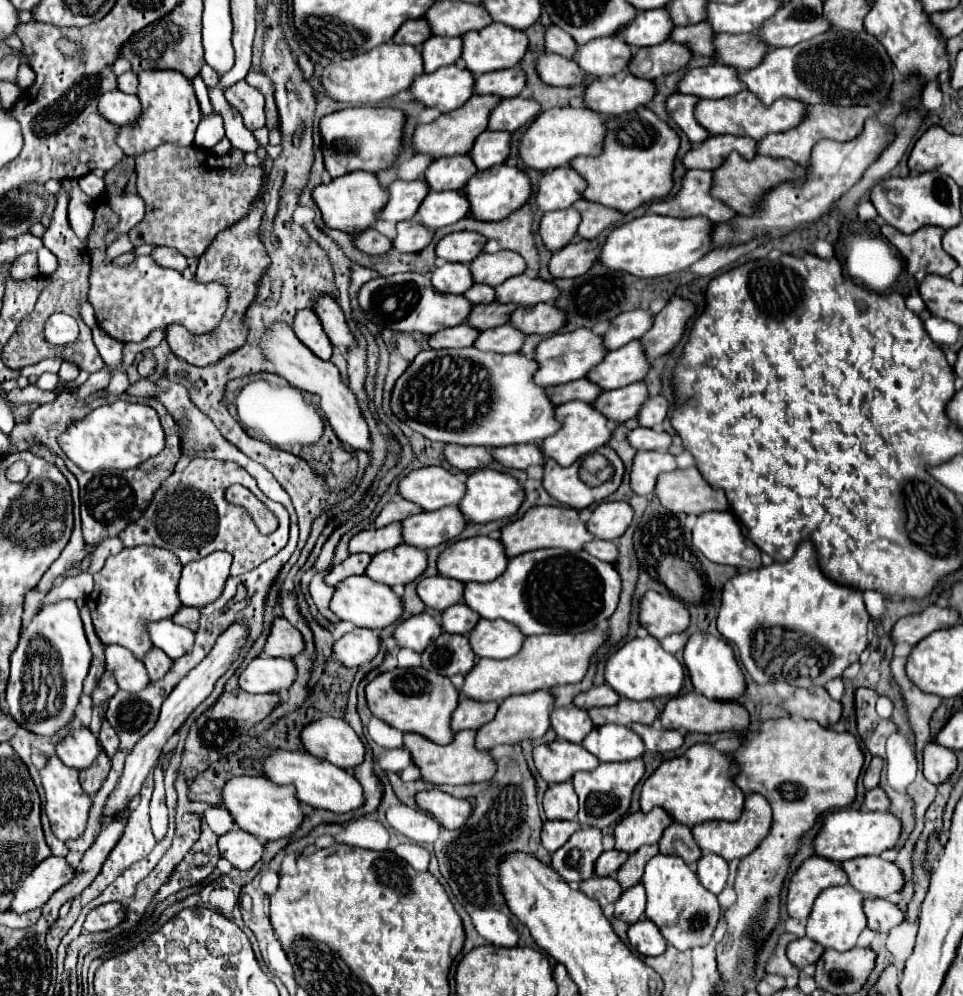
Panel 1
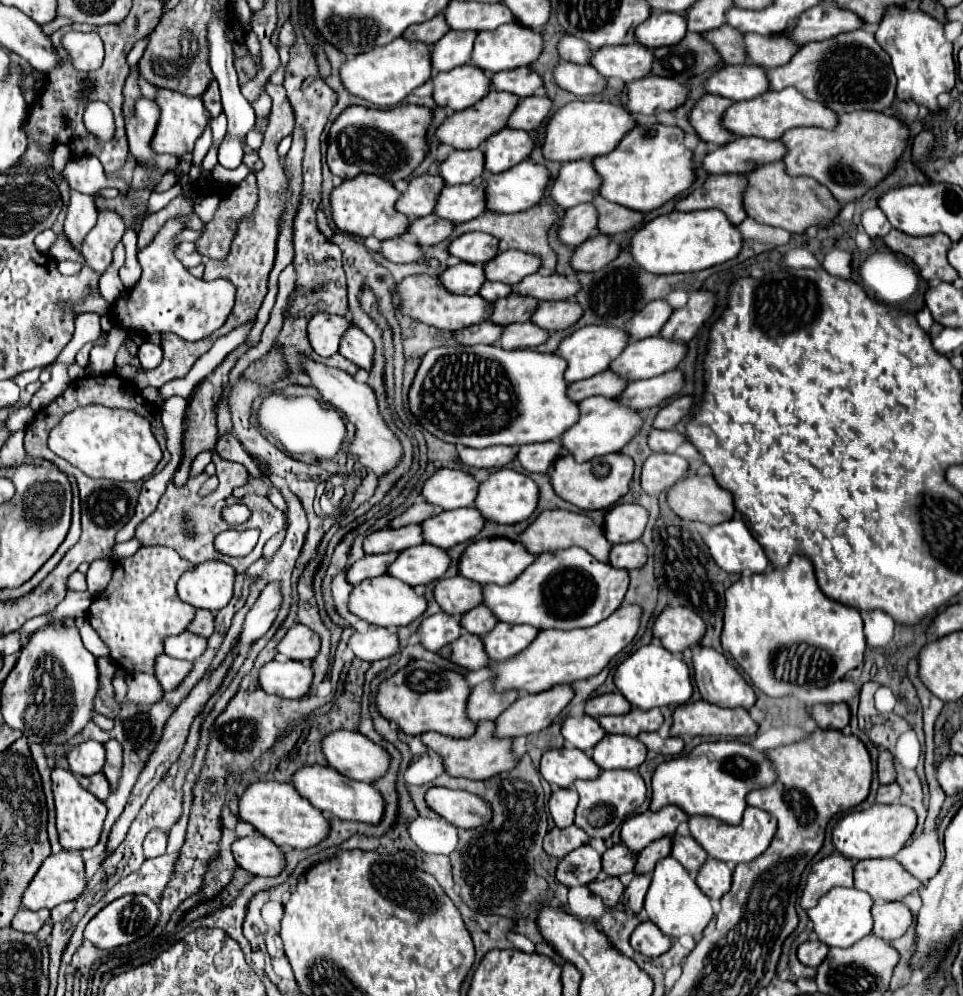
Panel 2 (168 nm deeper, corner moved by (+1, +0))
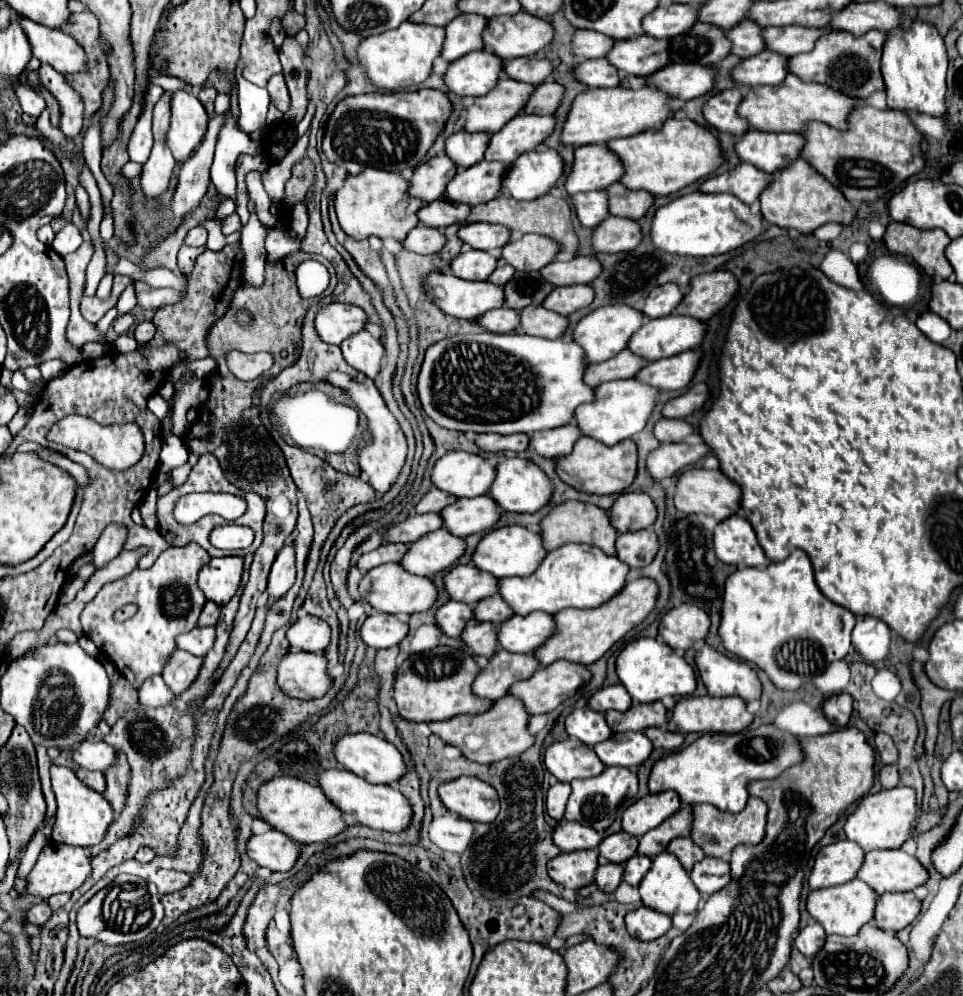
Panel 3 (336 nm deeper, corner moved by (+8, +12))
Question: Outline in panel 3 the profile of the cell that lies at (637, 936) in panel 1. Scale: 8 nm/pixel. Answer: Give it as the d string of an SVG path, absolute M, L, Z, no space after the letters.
M639 907L635 911L629 911L625 917L627 931L631 937L641 941L653 941L661 935L665 935L671 929L671 915L665 915L661 911L655 911L651 907Z

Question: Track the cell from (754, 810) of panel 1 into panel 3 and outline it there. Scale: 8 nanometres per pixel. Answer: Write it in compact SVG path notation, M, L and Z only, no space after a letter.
M751 797L747 801L747 807L741 813L719 811L715 805L709 805L709 803L695 805L691 839L695 841L695 845L699 845L705 851L705 855L727 859L735 845L741 845L741 843L757 845L757 843L761 843L761 839L765 837L765 817L767 817L767 805L757 797Z

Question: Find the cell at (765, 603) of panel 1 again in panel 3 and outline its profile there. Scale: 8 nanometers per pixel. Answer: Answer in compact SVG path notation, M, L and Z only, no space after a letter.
M795 549L785 561L763 569L745 567L727 577L719 635L729 653L763 669L779 689L799 689L851 649L855 615L831 603L817 587L807 553Z

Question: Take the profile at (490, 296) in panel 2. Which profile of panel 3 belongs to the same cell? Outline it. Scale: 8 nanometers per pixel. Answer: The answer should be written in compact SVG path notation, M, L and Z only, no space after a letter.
M501 263L501 265L493 271L493 275L489 277L489 281L495 283L495 285L505 285L513 275L515 275L515 267L509 265L509 263Z

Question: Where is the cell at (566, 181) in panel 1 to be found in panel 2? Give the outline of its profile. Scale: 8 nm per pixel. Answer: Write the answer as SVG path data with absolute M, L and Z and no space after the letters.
M570 161L564 163L552 189L550 197L560 205L562 209L570 209L578 203L592 201L594 195L598 195L600 187L600 175L594 171L590 161Z

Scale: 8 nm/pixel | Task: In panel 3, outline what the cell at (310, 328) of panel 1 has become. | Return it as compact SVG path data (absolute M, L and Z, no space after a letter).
M329 303L319 309L315 329L325 343L341 345L347 337L363 331L367 321L367 313L357 305Z

